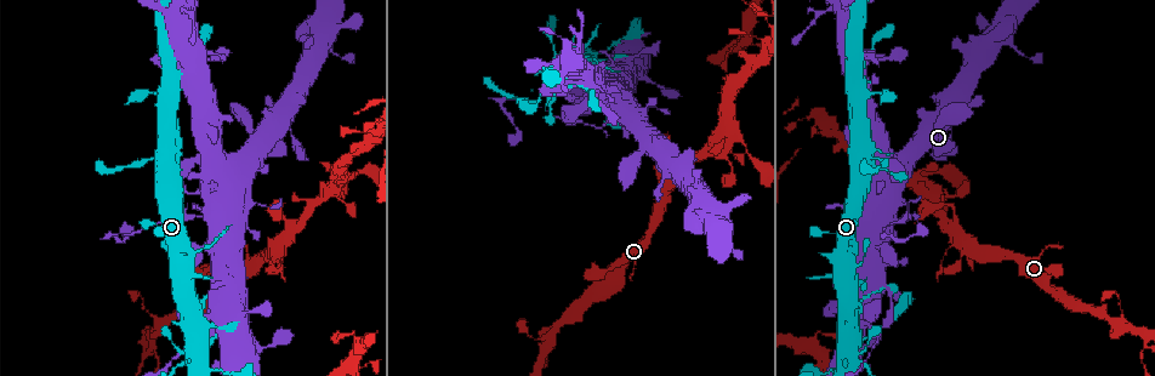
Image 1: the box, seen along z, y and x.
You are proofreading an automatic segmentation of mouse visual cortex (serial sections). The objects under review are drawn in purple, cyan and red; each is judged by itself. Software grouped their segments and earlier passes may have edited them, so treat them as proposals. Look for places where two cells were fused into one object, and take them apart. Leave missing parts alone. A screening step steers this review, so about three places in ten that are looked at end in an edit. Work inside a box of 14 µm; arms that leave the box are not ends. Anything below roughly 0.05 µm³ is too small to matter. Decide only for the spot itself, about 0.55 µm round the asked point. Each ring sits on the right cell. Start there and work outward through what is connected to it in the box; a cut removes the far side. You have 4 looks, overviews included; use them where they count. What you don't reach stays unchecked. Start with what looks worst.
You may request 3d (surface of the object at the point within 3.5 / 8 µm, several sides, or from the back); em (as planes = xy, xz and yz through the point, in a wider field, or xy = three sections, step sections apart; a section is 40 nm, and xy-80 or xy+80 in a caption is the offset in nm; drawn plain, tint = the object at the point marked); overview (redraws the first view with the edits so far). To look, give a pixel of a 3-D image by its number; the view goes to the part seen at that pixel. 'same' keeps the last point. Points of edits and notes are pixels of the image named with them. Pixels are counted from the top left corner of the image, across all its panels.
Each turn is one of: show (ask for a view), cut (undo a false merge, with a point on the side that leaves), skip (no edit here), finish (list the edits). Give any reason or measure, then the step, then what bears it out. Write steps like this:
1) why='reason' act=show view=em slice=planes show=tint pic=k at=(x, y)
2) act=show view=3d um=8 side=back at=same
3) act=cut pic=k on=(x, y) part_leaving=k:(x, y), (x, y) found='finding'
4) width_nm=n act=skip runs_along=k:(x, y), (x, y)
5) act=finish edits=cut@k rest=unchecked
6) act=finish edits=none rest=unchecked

why='thick turns thin' act=show view=3d um=3.5 pic=1 at=(607, 121)

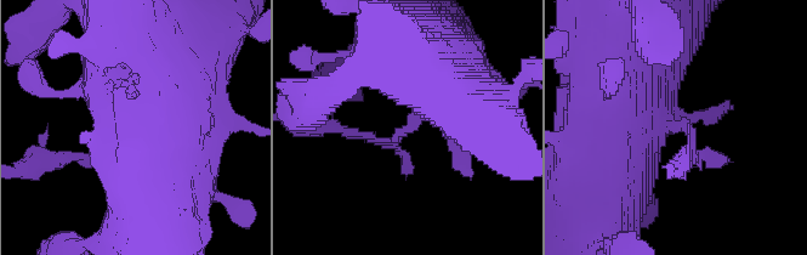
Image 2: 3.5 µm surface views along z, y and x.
act=show view=em slice=planes show=tint pic=2 at=(416, 121)

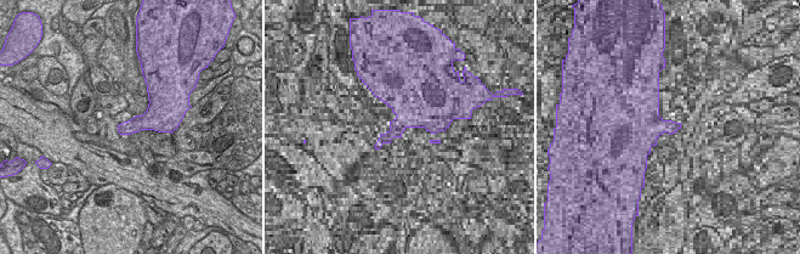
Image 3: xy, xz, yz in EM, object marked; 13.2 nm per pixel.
act=show view=em slice=xy step=1 show=tint at=same

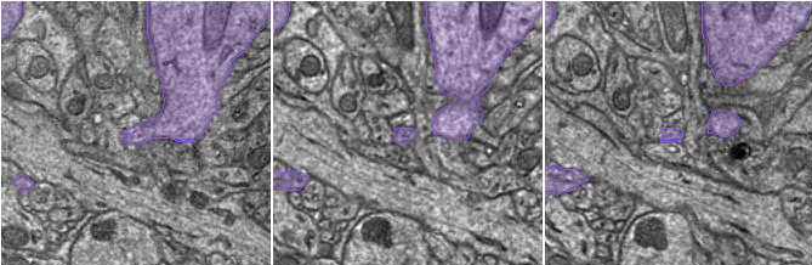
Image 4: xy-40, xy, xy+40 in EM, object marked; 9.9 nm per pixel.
act=cut pic=2 on=(710, 156) part_leaving=2:(676, 126), (692, 137), (682, 159) found='a second cell is stuck on'

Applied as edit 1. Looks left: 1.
why='calibre changes' act=show view=3d um=3.5 pic=1 at=(826, 8)

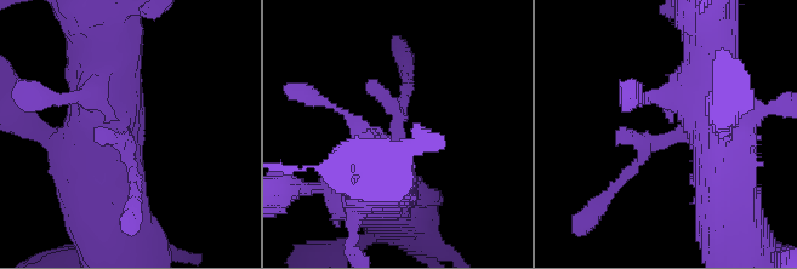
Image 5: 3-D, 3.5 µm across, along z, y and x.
act=skip runs_along=5:(710, 160), (704, 126), (682, 126), (607, 196) found='all the same cell'

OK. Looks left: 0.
act=finish edits=cut@2 rest=unchecked

